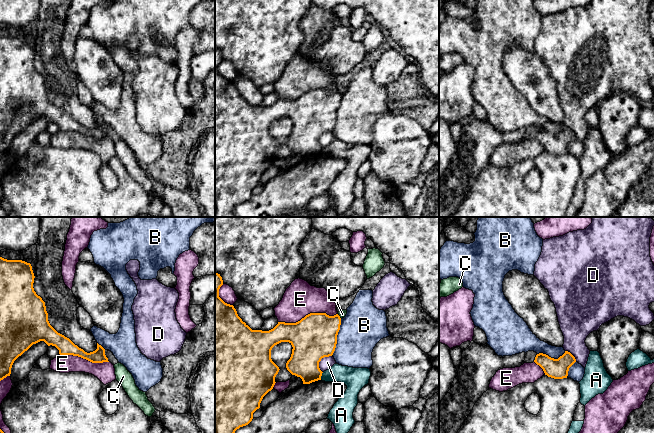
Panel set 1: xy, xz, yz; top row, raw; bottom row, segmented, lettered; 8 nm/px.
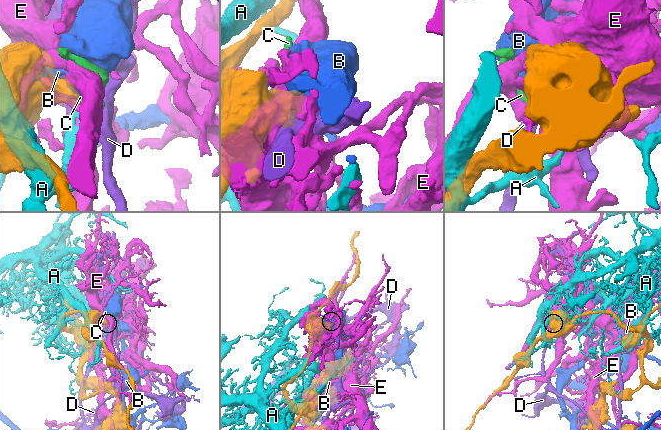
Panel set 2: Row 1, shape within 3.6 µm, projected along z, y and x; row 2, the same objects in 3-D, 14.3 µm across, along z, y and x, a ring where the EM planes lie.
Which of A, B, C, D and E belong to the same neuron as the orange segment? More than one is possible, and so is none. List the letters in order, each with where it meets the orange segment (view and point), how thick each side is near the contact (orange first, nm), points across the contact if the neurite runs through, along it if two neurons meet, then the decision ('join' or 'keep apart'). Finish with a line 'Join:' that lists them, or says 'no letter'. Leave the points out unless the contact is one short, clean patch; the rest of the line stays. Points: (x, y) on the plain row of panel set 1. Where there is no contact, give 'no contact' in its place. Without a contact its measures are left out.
A: meets orange in xz at (321, 151); 280 nm thick on the orange side, 160 nm on the other; border along xz (323, 148), (320, 155); keep apart
B: meets orange in xz at (336, 113); 360 nm thick on the orange side, 340 nm on the other; keep apart
C: meets orange in xz at (339, 92); 360 nm thick on the orange side, 60 nm on the other; border along xz (337, 89), (341, 94); keep apart
D: meets orange in xz at (320, 136); 360 nm thick on the orange side, 100 nm on the other; keep apart
E: meets orange in xz at (308, 90); 360 nm thick on the orange side, 280 nm on the other; keep apart
Join: no letter

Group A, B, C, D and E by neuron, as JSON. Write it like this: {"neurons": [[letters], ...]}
{"neurons": [["A"], ["B"], ["C"], ["D"], ["E"]]}

